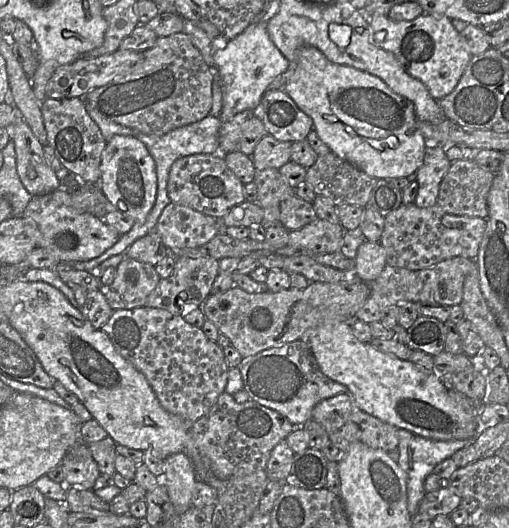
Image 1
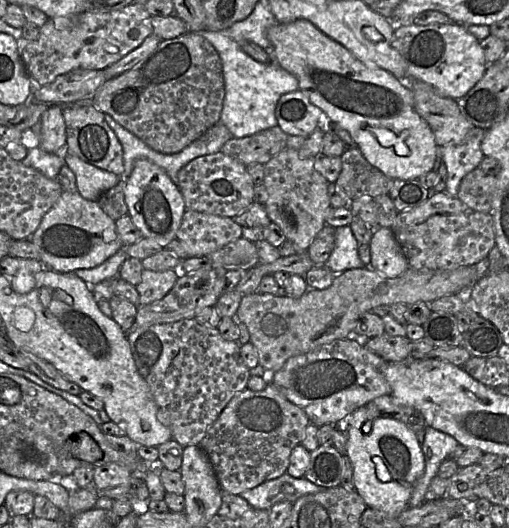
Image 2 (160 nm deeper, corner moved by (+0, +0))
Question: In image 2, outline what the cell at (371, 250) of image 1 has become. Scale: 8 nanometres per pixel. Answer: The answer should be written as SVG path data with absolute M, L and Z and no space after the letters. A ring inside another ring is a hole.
M372 227L374 233L369 243L371 253L369 267L387 277L400 276L409 268L409 264L392 229Z

